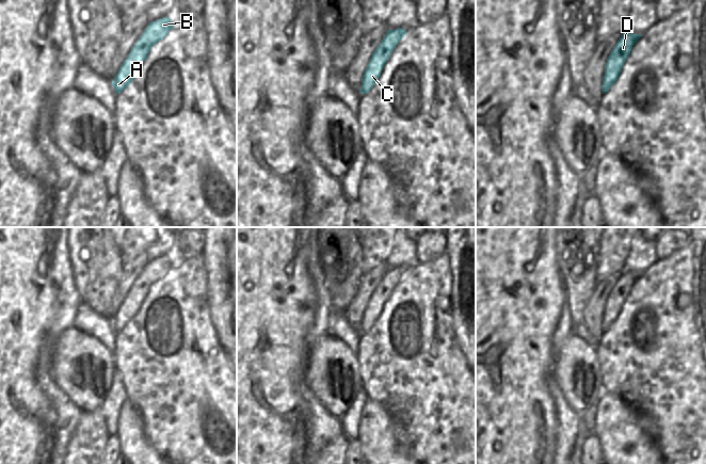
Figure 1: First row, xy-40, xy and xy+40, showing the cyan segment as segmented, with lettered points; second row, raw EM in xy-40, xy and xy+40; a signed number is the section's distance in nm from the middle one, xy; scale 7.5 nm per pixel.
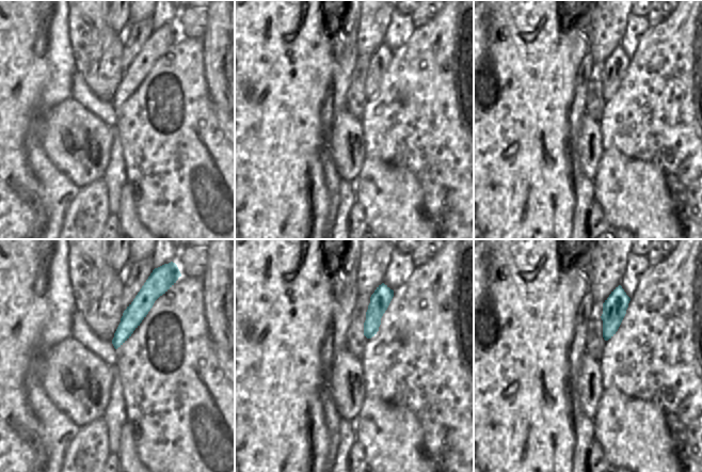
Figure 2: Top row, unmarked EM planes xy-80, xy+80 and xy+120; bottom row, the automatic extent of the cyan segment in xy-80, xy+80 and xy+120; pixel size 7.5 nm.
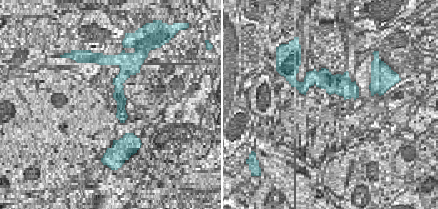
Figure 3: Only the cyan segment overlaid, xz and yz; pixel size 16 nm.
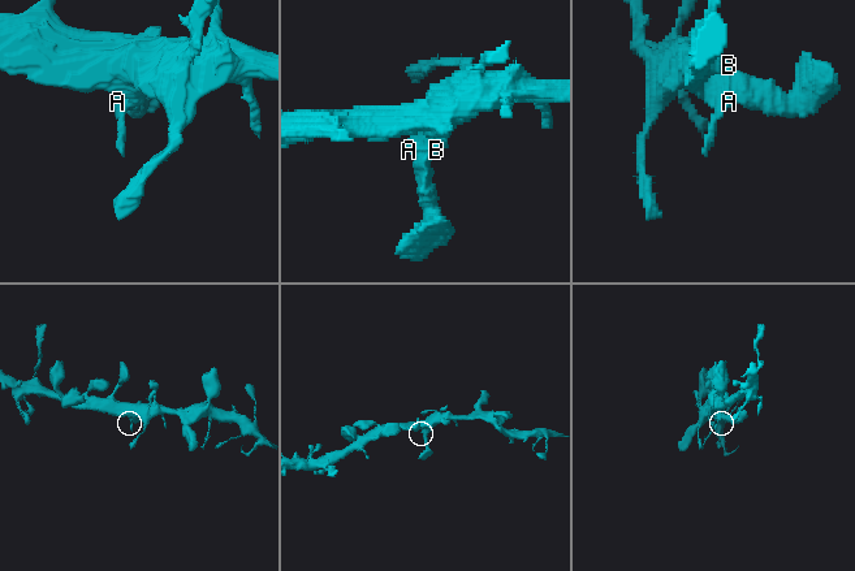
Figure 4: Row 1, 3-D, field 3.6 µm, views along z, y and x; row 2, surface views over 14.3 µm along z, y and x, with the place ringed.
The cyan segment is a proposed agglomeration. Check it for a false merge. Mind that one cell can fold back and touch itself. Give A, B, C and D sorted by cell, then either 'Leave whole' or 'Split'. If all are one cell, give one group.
Groups: A B C D. Leave whole.

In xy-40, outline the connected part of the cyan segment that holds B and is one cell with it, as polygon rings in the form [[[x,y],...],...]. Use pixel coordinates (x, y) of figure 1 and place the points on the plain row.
[[[162,256],[147,263],[112,319],[112,325],[116,333],[123,331],[133,320],[148,295],[150,287],[162,279],[173,267],[169,256]]]

